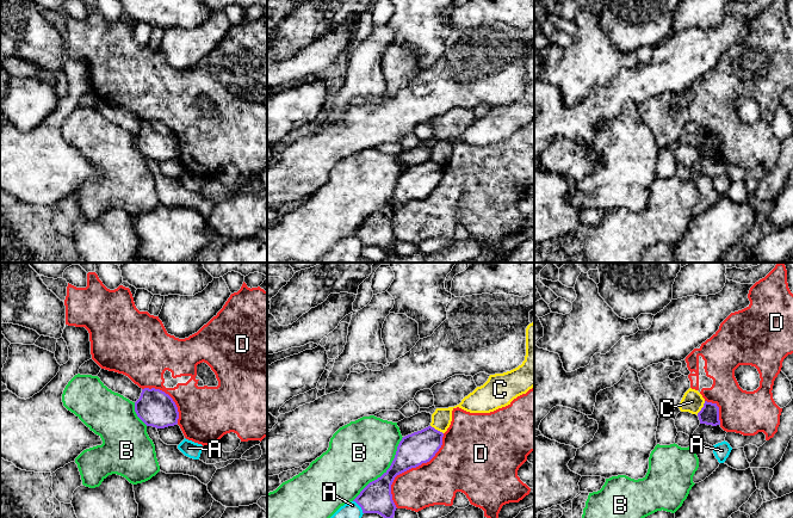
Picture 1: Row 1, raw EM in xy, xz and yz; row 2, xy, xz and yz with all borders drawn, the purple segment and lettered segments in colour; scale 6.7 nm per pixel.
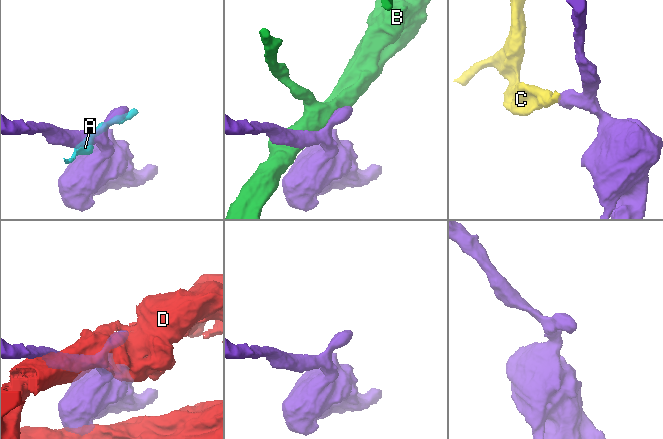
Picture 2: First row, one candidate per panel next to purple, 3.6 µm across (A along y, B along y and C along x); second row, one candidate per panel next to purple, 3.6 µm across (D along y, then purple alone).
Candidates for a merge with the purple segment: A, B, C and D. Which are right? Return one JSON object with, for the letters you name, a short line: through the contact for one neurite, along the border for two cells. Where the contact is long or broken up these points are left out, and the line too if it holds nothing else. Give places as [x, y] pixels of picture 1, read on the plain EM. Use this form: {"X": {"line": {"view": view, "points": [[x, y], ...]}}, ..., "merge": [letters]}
{"merge": []}

